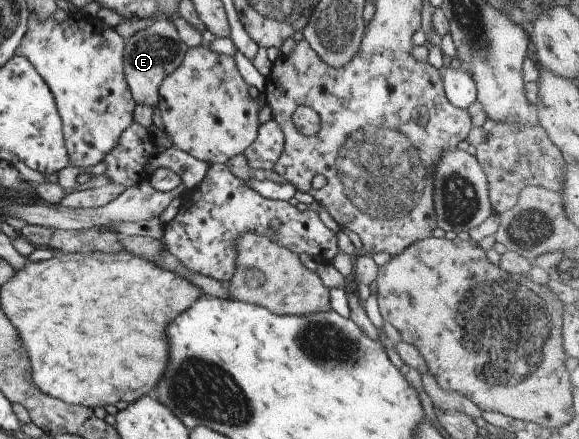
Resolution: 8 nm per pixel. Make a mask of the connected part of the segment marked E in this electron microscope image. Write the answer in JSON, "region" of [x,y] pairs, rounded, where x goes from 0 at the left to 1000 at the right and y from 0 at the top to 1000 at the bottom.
{"region":[[[271,41],[252,64],[218,89],[212,107],[212,171],[233,237],[273,246],[273,198],[294,164],[311,148],[323,105],[307,84],[299,55]]]}

